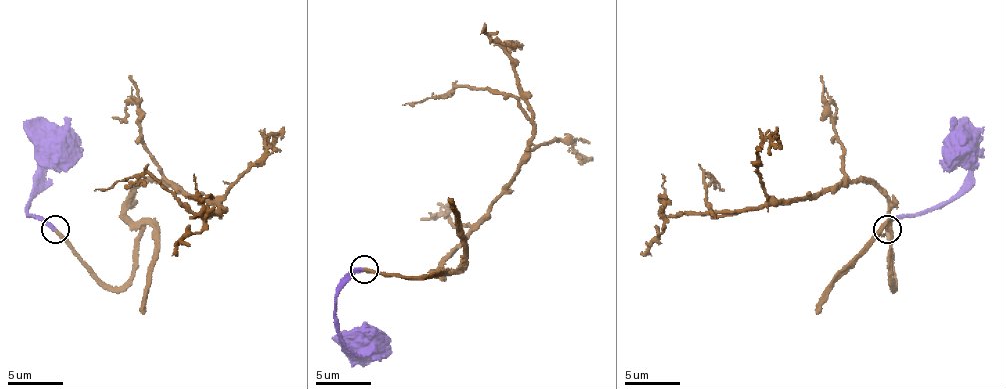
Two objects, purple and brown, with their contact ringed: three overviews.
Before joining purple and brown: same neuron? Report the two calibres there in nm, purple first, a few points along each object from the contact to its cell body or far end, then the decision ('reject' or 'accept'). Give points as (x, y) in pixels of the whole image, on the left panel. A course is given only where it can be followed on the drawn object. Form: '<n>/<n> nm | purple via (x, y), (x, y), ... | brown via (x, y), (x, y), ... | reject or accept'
320/280 nm | purple via (55, 228), (27, 212), (27, 201), (57, 143) | brown via (55, 231), (121, 287), (140, 184), (223, 209), (193, 215), (138, 176), (93, 190) | accept

